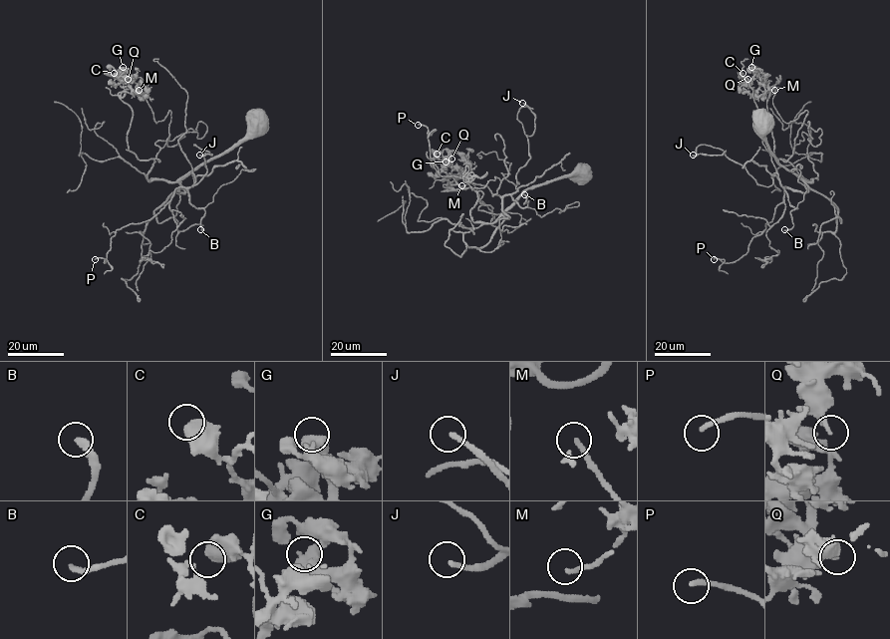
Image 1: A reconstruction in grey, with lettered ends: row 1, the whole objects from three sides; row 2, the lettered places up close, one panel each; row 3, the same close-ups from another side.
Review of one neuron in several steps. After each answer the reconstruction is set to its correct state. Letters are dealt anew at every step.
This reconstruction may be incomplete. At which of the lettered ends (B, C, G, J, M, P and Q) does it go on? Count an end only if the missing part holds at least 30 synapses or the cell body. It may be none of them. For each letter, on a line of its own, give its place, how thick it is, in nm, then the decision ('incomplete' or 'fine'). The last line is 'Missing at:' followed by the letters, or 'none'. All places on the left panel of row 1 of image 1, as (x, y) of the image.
B: place (200, 229); calibre 200 nm; incomplete
C: place (114, 73); calibre 600 nm; fine
G: place (123, 67); calibre 700 nm; fine
J: place (199, 155); calibre 190 nm; incomplete
M: place (139, 90); calibre 190 nm; fine
P: place (95, 259); calibre 220 nm; incomplete
Q: place (128, 79); calibre 160 nm; fine
Missing at: B, J, P

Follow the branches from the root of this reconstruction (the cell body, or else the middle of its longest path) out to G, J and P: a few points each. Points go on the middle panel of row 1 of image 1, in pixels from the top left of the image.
G: (581, 174), (529, 187), (494, 221), (474, 222), (477, 193), (444, 180), (458, 172), (444, 172), (445, 161)
J: (581, 174), (528, 188), (504, 215), (502, 198), (517, 190), (530, 159), (534, 114), (522, 103)
P: (581, 174), (528, 188), (504, 212), (507, 218), (501, 196), (486, 186), (439, 173), (428, 128), (418, 125)

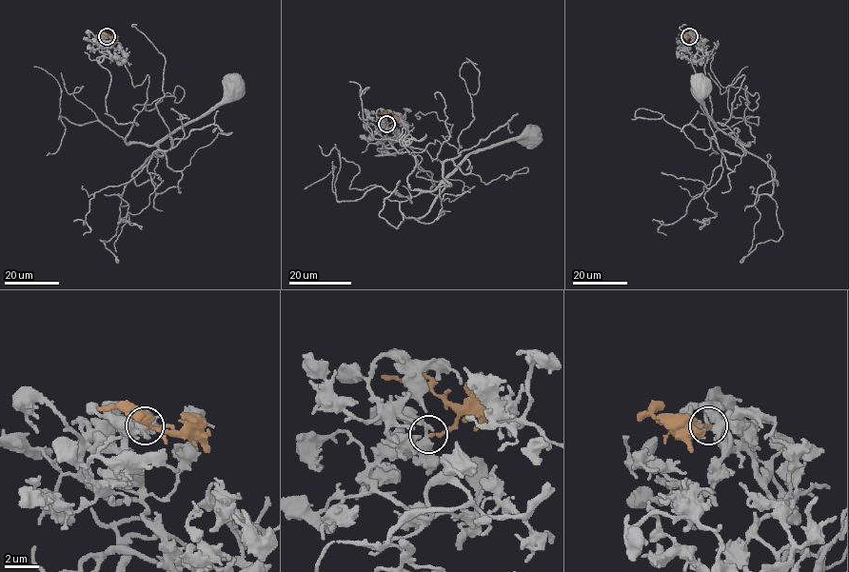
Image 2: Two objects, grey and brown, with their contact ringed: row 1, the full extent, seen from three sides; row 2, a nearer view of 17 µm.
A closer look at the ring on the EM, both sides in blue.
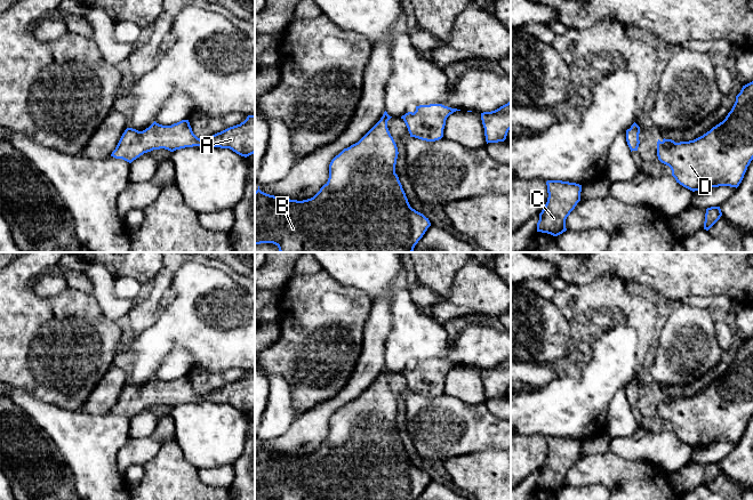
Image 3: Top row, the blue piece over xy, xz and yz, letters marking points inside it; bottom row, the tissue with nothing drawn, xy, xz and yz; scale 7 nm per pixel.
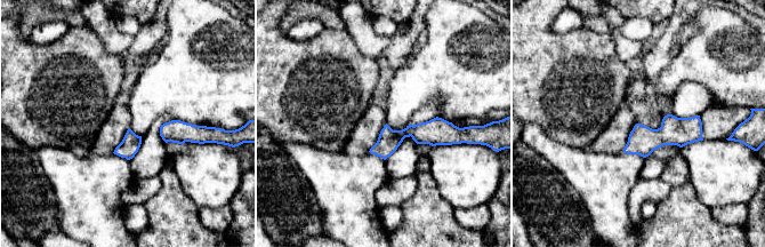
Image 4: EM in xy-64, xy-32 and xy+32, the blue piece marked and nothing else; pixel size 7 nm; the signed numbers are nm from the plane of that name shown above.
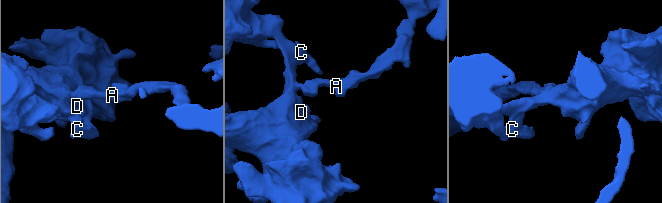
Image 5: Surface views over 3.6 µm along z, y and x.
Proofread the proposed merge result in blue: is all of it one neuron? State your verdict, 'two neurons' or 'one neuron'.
one neuron

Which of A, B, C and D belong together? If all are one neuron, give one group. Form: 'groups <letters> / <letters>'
groups A B C D

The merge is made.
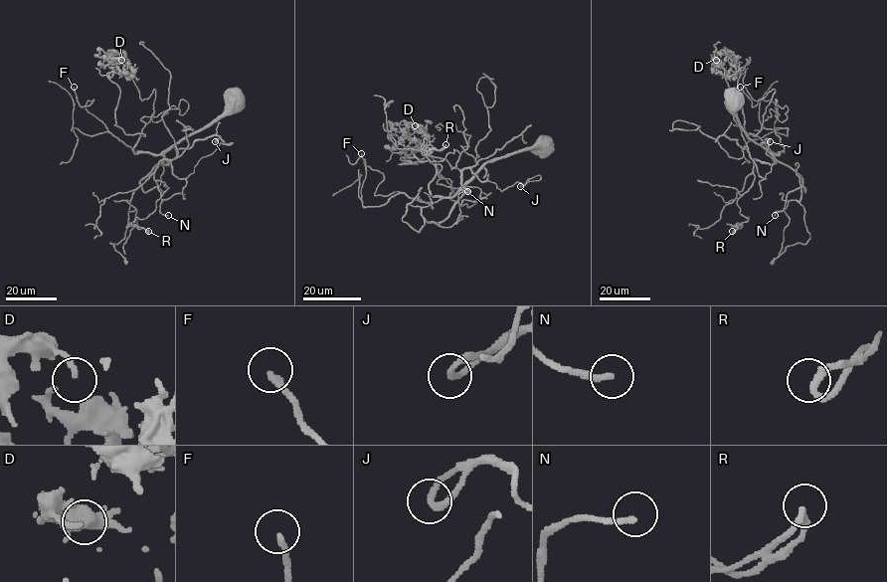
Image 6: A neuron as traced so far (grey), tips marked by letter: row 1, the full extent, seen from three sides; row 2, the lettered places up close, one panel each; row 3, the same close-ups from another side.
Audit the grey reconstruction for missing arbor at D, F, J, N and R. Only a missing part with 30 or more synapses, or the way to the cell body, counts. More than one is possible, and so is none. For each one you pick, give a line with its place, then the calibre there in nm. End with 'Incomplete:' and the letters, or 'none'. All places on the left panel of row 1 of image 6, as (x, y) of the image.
F: place (74, 87); calibre 190 nm
N: place (168, 215); calibre 190 nm
Incomplete: F, N

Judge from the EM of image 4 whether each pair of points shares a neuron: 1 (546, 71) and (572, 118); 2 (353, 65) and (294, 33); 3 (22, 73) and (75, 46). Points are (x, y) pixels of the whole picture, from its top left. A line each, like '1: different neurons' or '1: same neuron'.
1: same neuron
2: different neurons
3: same neuron

